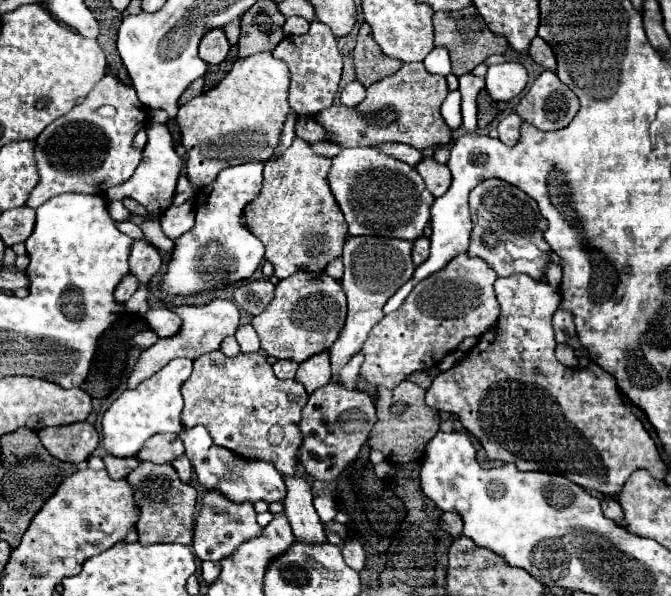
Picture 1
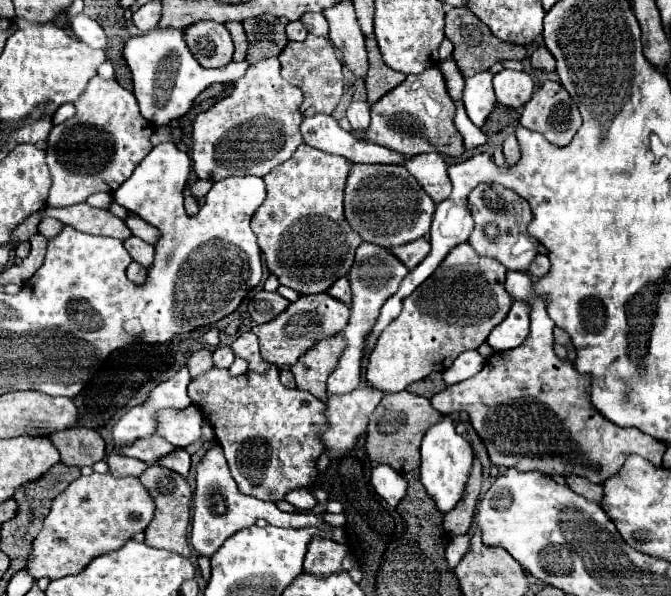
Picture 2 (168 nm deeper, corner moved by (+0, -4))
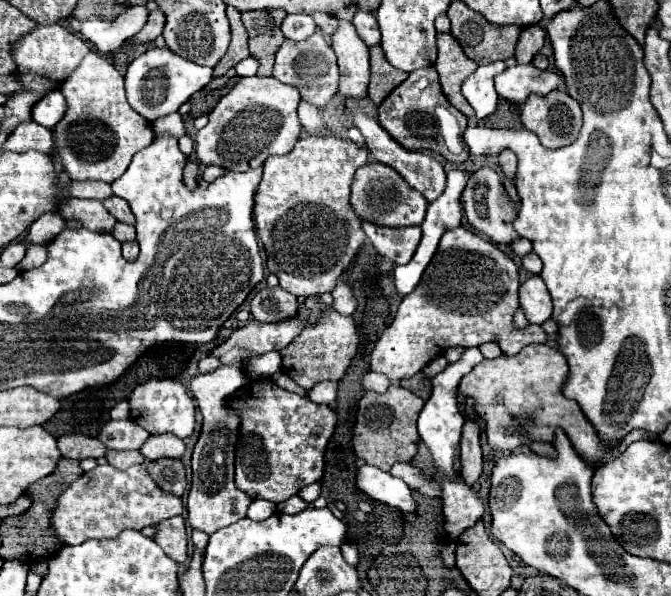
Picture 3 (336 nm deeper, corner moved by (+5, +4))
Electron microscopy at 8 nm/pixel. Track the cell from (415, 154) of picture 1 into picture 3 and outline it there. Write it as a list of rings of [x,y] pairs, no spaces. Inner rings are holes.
[[[302,100],[298,106],[298,118],[300,118],[300,122],[308,134],[326,134],[322,114],[314,104],[308,104]]]

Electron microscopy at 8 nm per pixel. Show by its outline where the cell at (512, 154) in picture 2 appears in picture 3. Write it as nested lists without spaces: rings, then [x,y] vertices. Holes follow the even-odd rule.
[[[504,150],[504,152],[498,156],[498,164],[500,164],[502,174],[504,174],[508,180],[514,180],[514,176],[516,176],[516,154],[510,152],[510,150]]]

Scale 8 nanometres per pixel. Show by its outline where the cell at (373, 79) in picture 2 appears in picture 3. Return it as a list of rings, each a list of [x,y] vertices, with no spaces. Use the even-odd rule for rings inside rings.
[[[380,46],[370,48],[370,66],[372,66],[372,78],[370,78],[370,88],[368,88],[368,98],[380,106],[382,100],[398,86],[402,84],[408,74],[394,68],[386,58]]]

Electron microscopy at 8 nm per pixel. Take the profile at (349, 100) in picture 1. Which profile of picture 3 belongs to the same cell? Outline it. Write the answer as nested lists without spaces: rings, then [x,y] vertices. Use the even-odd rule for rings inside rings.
[[[362,112],[354,114],[354,124],[356,124],[356,128],[364,134],[364,138],[366,138],[366,148],[372,152],[372,156],[374,156],[378,162],[382,162],[382,164],[394,168],[394,170],[408,182],[410,188],[418,190],[418,192],[426,198],[428,204],[434,202],[434,200],[444,192],[444,186],[446,186],[446,172],[444,172],[442,164],[436,162],[428,152],[414,152],[414,150],[402,148],[376,120],[372,120],[370,116],[366,116],[366,114],[362,114]]]

